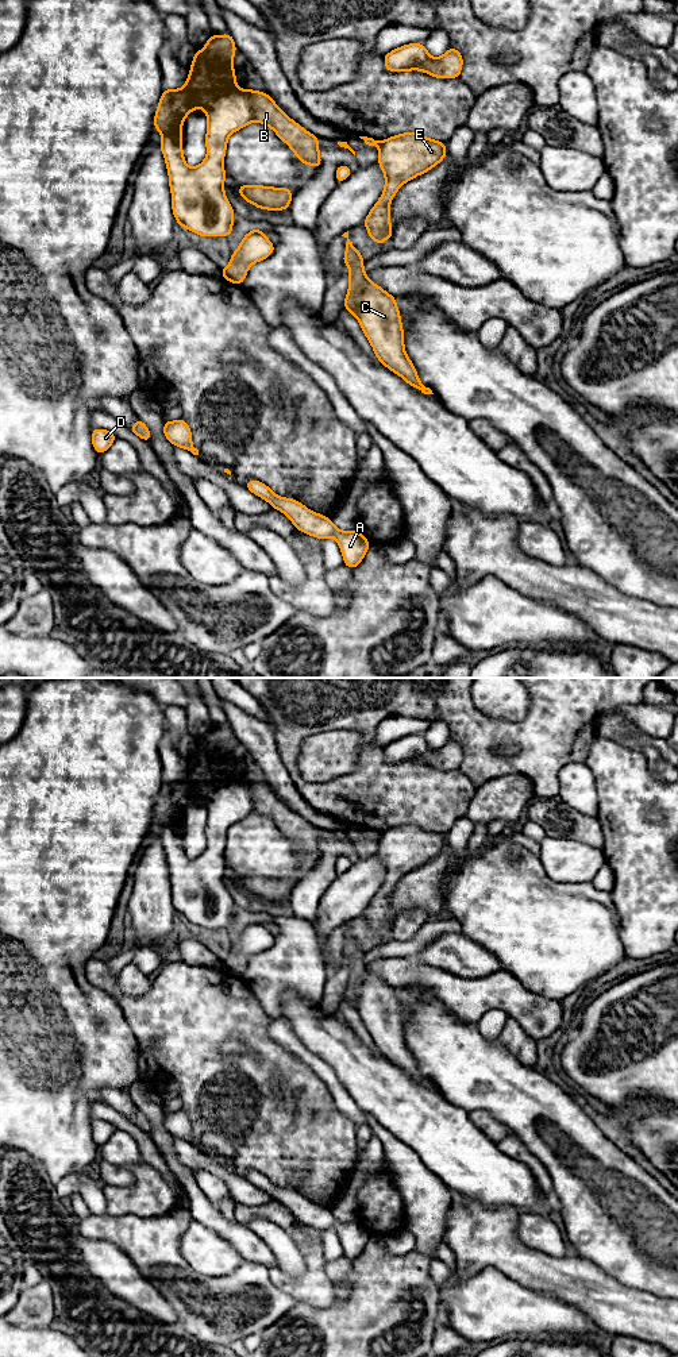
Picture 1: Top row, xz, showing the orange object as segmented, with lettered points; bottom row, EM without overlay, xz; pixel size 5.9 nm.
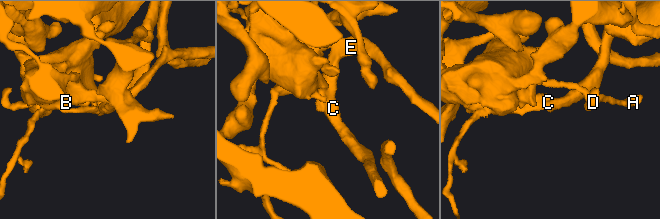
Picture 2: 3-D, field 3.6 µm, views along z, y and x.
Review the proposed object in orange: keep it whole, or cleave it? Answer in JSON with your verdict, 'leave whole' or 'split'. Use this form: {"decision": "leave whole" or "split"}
{"decision": "split"}

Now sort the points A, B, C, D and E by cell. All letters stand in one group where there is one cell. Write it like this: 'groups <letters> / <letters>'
groups A B D / C E

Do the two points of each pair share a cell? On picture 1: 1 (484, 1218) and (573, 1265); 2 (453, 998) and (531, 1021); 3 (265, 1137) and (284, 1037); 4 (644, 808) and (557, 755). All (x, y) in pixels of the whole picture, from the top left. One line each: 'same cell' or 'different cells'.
1: same cell
2: same cell
3: different cells
4: different cells

